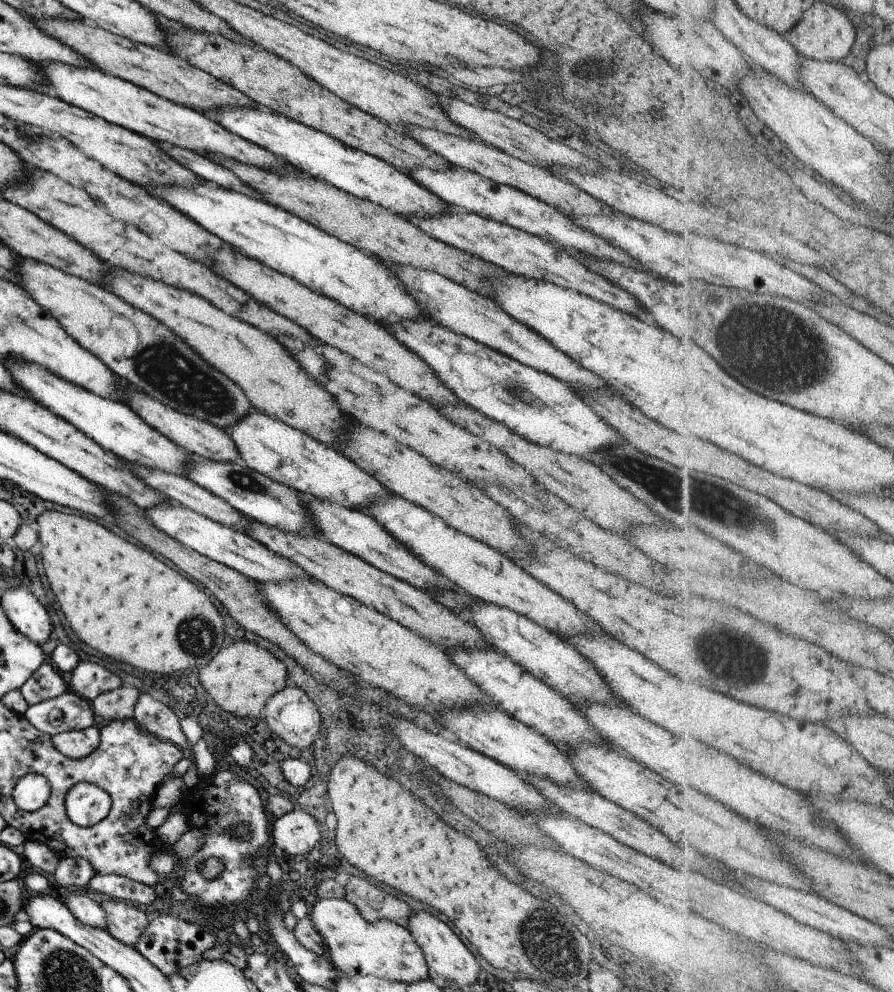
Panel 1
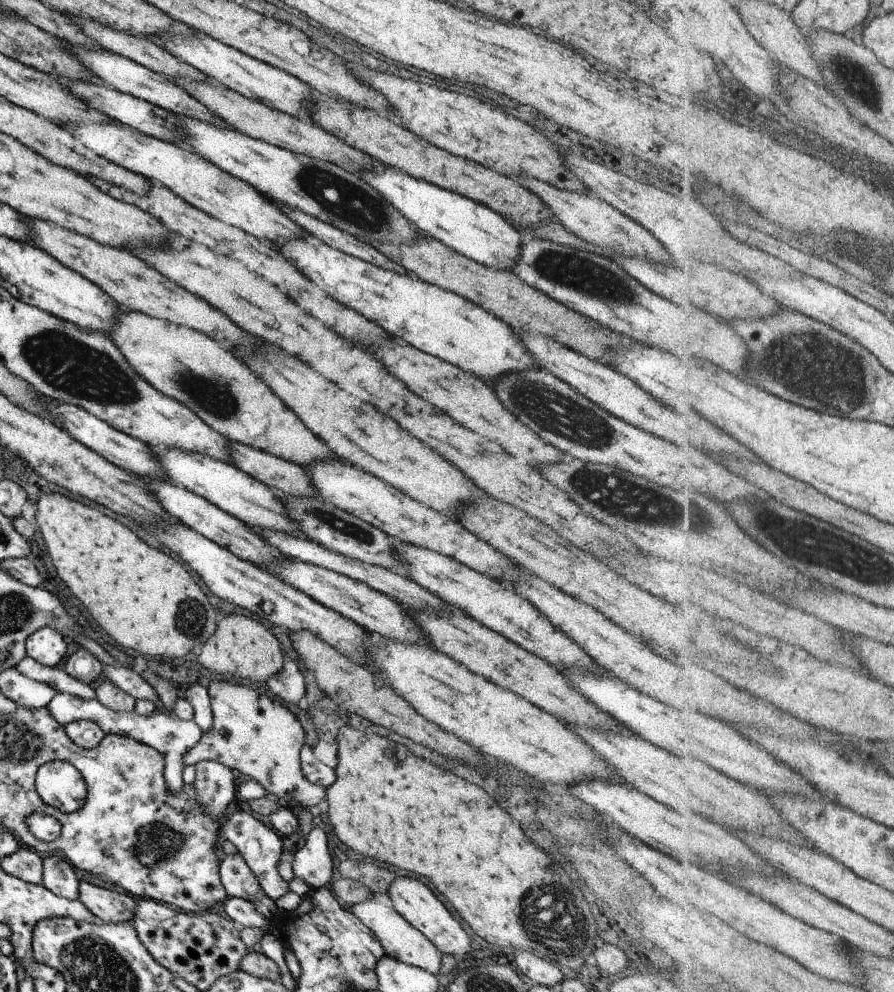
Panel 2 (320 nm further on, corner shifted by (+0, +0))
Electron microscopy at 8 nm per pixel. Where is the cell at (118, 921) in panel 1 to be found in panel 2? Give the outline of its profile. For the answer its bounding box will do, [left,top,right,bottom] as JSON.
[78,881,136,923]

